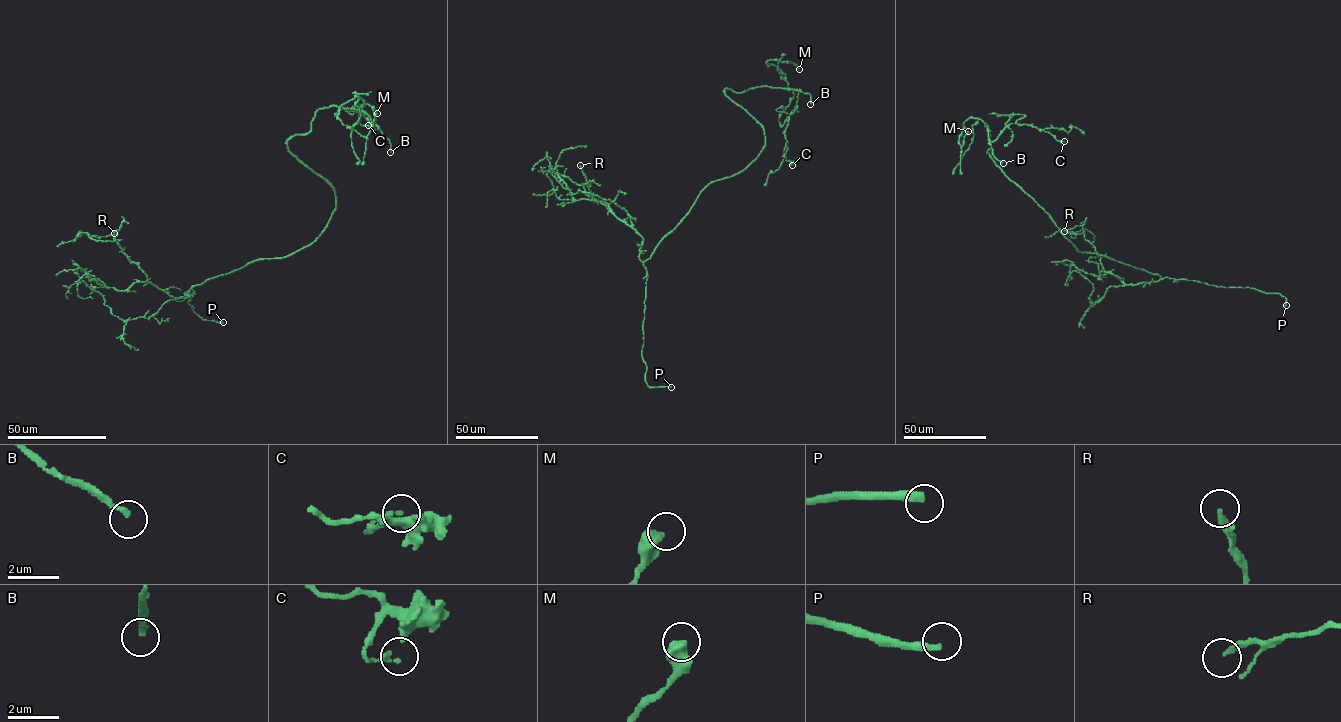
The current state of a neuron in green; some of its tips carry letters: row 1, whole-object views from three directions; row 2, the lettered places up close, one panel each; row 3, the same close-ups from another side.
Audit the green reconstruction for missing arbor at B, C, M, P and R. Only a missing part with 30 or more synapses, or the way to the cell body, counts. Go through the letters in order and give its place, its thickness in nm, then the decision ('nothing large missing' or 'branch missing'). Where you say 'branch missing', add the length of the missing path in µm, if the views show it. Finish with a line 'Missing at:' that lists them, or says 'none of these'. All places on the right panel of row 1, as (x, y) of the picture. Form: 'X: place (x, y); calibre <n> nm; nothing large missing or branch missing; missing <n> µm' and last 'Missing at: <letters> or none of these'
B: place (1003, 163); calibre 200 nm; branch missing; missing 150 µm
C: place (1064, 141); calibre 190 nm; nothing large missing
M: place (968, 131); calibre 550 nm; nothing large missing
P: place (1286, 305); calibre 320 nm; branch missing; missing 10 µm
R: place (1064, 231); calibre 200 nm; nothing large missing
Missing at: B, P

